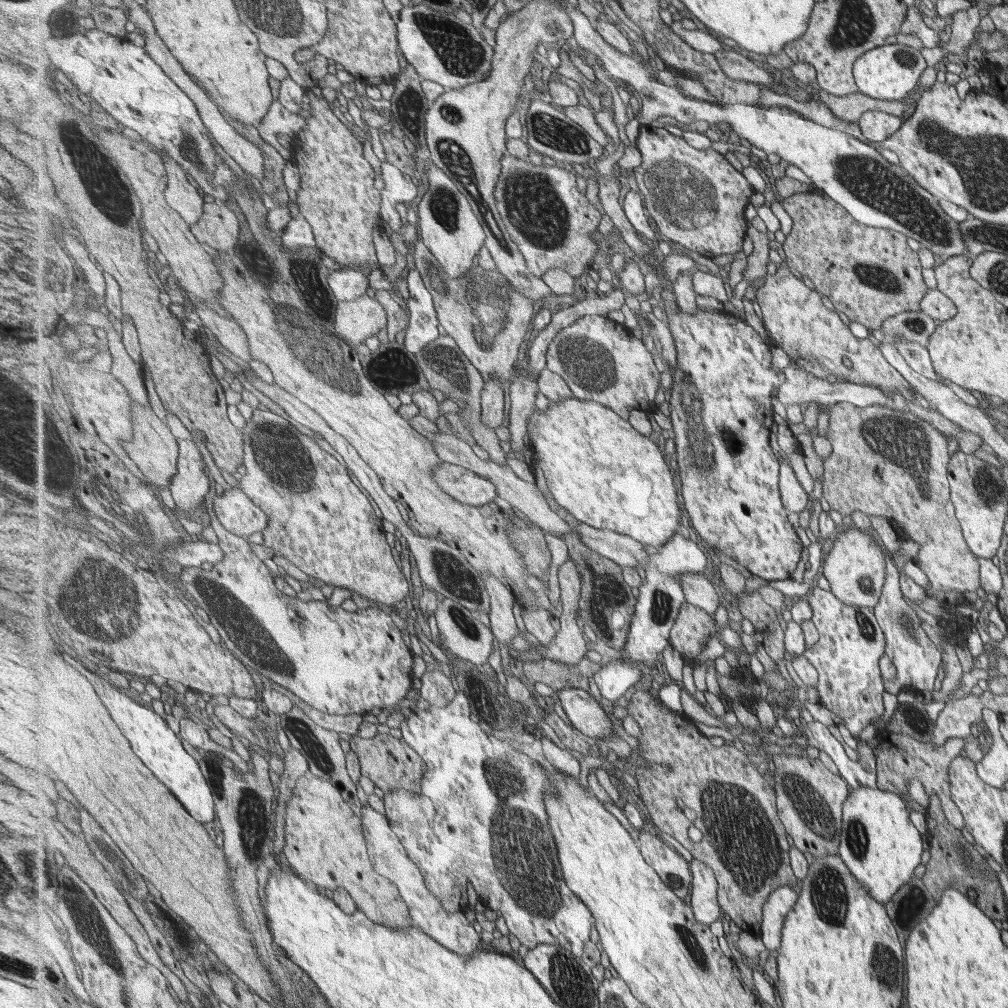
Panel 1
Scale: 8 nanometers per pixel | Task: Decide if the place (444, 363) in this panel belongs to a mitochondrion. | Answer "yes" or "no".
yes

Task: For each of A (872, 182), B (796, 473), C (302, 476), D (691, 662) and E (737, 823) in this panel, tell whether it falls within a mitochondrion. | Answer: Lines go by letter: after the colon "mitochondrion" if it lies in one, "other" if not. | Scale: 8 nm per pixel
A: mitochondrion
B: other
C: mitochondrion
D: other
E: mitochondrion

